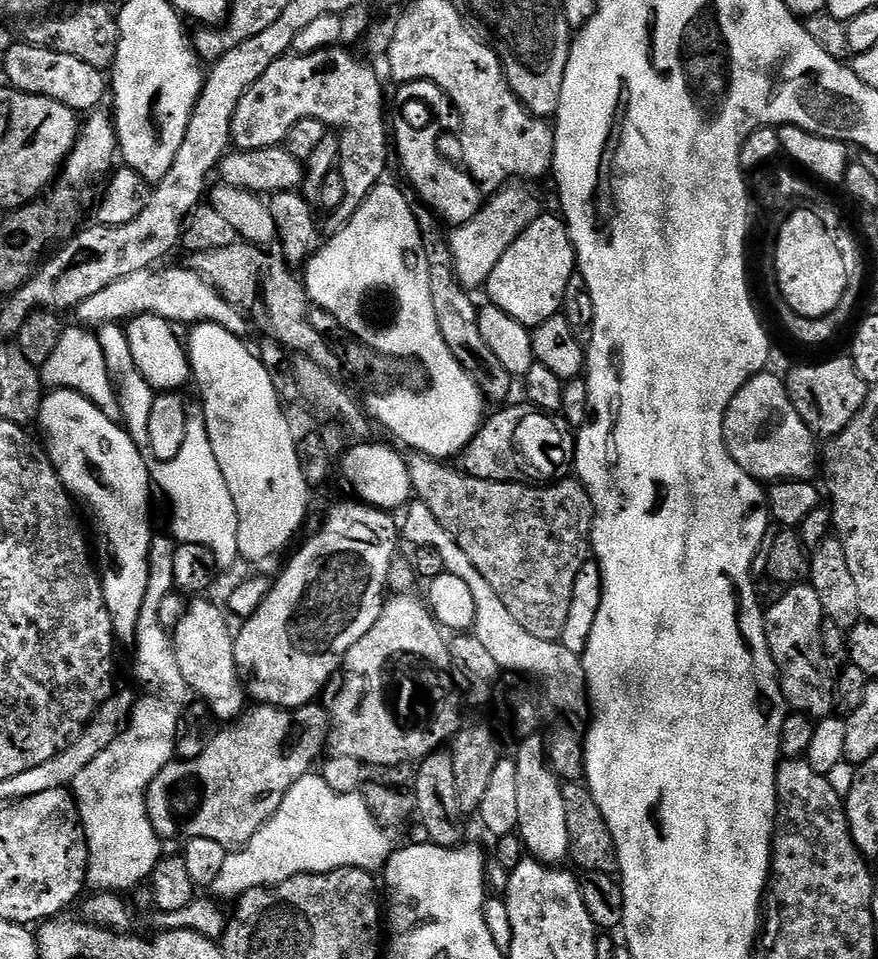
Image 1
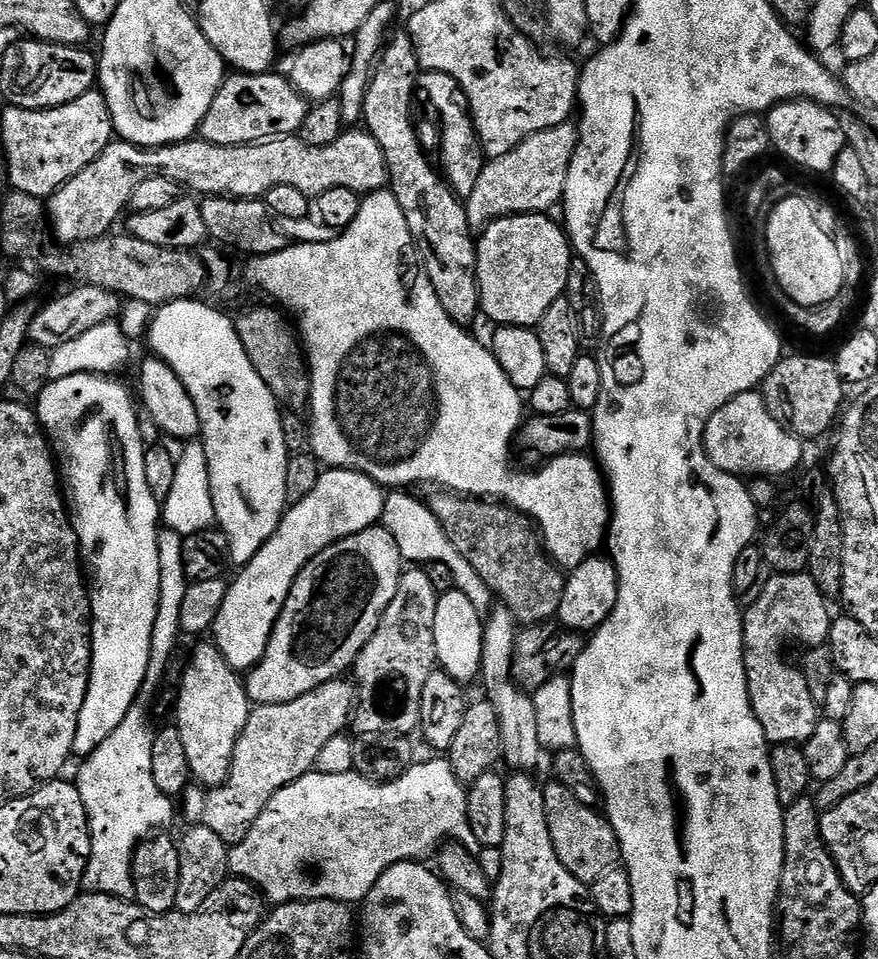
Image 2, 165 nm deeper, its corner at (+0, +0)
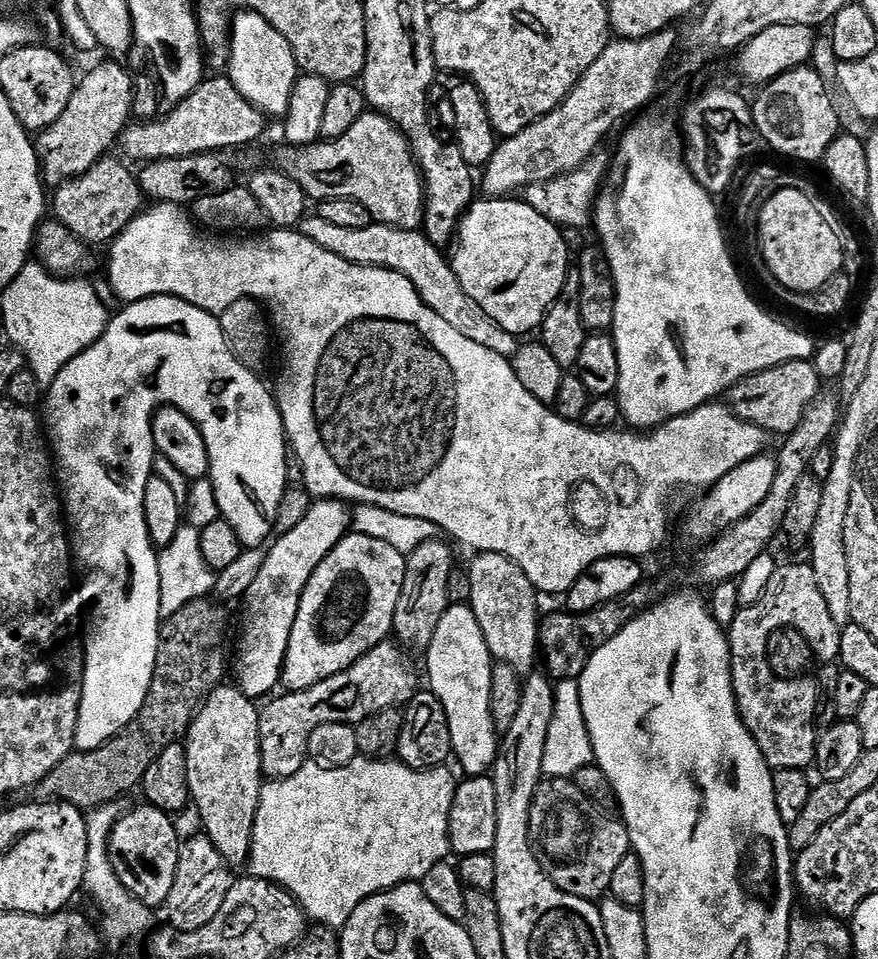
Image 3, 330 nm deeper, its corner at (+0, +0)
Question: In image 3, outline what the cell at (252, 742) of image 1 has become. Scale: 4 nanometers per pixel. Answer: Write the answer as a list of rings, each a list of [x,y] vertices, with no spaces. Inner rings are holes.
[[[396,642],[379,644],[362,658],[358,658],[358,662],[334,674],[334,678],[318,682],[318,686],[310,686],[301,692],[285,691],[284,696],[272,698],[277,700],[269,699],[269,704],[263,705],[260,714],[261,773],[269,781],[285,780],[298,774],[298,770],[302,770],[306,762],[310,734],[314,734],[318,726],[354,726],[370,714],[378,714],[378,710],[407,705],[416,695],[418,685],[403,651],[405,649]]]

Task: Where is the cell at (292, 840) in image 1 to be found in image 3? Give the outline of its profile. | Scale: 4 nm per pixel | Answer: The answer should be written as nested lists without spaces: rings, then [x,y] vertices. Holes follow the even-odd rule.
[[[358,758],[341,768],[323,768],[317,764],[305,762],[302,770],[298,770],[298,774],[285,780],[265,783],[260,790],[260,801],[252,831],[251,875],[259,880],[271,880],[273,884],[278,884],[288,891],[300,903],[300,909],[313,925],[333,930],[344,929],[350,914],[354,914],[354,910],[358,910],[358,906],[366,902],[366,898],[379,892],[387,892],[390,888],[397,888],[399,884],[423,881],[424,876],[430,874],[430,870],[434,870],[434,866],[443,864],[449,859],[448,826],[458,780],[457,777],[452,777],[447,772],[448,770],[447,767],[441,766],[428,768],[425,772],[416,772],[395,758]]]

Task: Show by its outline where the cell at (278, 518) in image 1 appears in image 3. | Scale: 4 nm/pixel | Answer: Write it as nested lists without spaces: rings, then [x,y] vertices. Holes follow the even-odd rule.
[[[147,296],[144,301],[139,304],[129,304],[127,305],[126,310],[128,312],[124,312],[120,316],[120,320],[113,319],[111,321],[110,327],[104,331],[104,335],[98,338],[98,342],[96,344],[91,344],[88,348],[88,351],[83,352],[80,357],[75,360],[71,360],[70,363],[66,365],[64,371],[61,375],[56,377],[56,382],[52,384],[48,389],[46,389],[46,404],[48,400],[48,424],[46,420],[46,436],[49,441],[56,440],[56,448],[54,444],[54,464],[55,467],[58,469],[58,484],[59,487],[62,489],[62,504],[63,507],[66,509],[67,515],[70,517],[70,524],[76,527],[76,536],[75,532],[74,535],[71,537],[70,540],[70,547],[74,553],[74,560],[77,565],[80,564],[82,567],[85,568],[88,573],[84,576],[84,589],[79,589],[78,596],[81,601],[87,602],[89,600],[92,603],[92,613],[87,613],[86,616],[86,639],[83,641],[82,647],[84,650],[84,682],[80,690],[80,727],[78,729],[78,748],[79,751],[82,752],[89,752],[90,750],[98,750],[98,746],[102,746],[108,740],[112,739],[112,737],[116,736],[121,728],[125,728],[127,726],[128,721],[132,720],[136,717],[136,712],[138,710],[142,710],[142,702],[146,698],[146,694],[150,690],[150,682],[153,681],[153,674],[154,674],[154,664],[157,661],[157,650],[158,650],[158,642],[160,641],[160,626],[162,623],[162,619],[160,616],[159,608],[160,608],[160,572],[159,572],[159,564],[158,564],[158,555],[157,549],[155,545],[152,543],[152,539],[149,536],[149,531],[146,529],[146,516],[145,516],[145,496],[146,496],[146,482],[149,478],[149,473],[146,471],[146,460],[144,464],[144,452],[152,452],[154,445],[152,442],[152,417],[156,415],[157,408],[161,407],[162,402],[167,402],[171,407],[177,408],[178,410],[182,410],[185,414],[191,418],[195,424],[197,424],[200,428],[200,433],[202,434],[202,438],[206,442],[206,446],[208,447],[208,457],[210,458],[210,466],[208,467],[210,473],[210,479],[212,485],[214,486],[214,494],[218,498],[218,506],[220,507],[220,515],[223,520],[226,522],[230,522],[230,526],[234,530],[234,534],[238,534],[240,536],[240,543],[244,546],[260,546],[264,543],[264,536],[271,537],[274,532],[274,521],[276,515],[278,514],[278,502],[280,501],[280,494],[282,489],[289,483],[288,480],[288,460],[284,457],[284,448],[286,452],[286,437],[282,431],[282,421],[280,419],[280,409],[274,406],[274,396],[271,391],[264,392],[264,388],[260,384],[256,384],[256,376],[250,374],[249,370],[241,367],[239,361],[233,359],[231,351],[227,348],[224,344],[224,338],[222,334],[222,330],[218,327],[217,321],[215,319],[210,318],[209,313],[202,312],[198,306],[194,306],[193,304],[185,304],[183,302],[178,302],[175,296]]]

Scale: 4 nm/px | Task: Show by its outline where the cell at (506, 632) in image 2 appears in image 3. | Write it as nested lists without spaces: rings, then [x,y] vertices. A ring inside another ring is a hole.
[[[482,552],[471,558],[472,565],[467,565],[466,568],[470,578],[470,607],[474,618],[478,618],[478,626],[482,626],[482,638],[486,640],[493,661],[510,666],[521,678],[527,677],[533,671],[532,666],[535,663],[537,665],[538,641],[542,636],[540,620],[536,616],[538,593],[530,578],[526,578],[526,574],[522,574],[522,570],[510,558],[493,552]]]

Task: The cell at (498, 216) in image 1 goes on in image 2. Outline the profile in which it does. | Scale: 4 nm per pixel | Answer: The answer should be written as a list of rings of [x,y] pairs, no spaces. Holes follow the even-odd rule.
[[[575,123],[559,124],[553,128],[542,130],[530,138],[526,138],[510,154],[493,156],[485,163],[473,193],[466,198],[468,221],[473,230],[483,230],[495,220],[503,216],[527,216],[529,214],[544,214],[561,203],[564,199],[564,187],[570,170],[570,162],[574,158],[576,144],[580,140],[580,133]]]

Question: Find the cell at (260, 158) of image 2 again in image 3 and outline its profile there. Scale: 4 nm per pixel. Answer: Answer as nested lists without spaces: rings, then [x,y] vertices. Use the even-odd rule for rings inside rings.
[[[365,110],[362,118],[342,134],[337,140],[324,140],[307,146],[283,146],[276,152],[275,167],[286,173],[307,194],[309,201],[319,202],[334,198],[350,198],[362,202],[370,210],[373,221],[389,224],[395,228],[405,228],[411,232],[421,227],[424,219],[424,179],[408,145],[408,139],[378,112]]]

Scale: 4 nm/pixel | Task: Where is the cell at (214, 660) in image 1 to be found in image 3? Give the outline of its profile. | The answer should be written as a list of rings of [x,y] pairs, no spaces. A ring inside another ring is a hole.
[[[221,686],[211,692],[200,706],[188,735],[183,741],[186,750],[186,774],[192,795],[191,803],[200,811],[204,823],[203,835],[214,842],[218,854],[233,869],[249,863],[252,855],[252,831],[260,801],[262,773],[260,771],[260,714],[261,709],[239,687]]]

